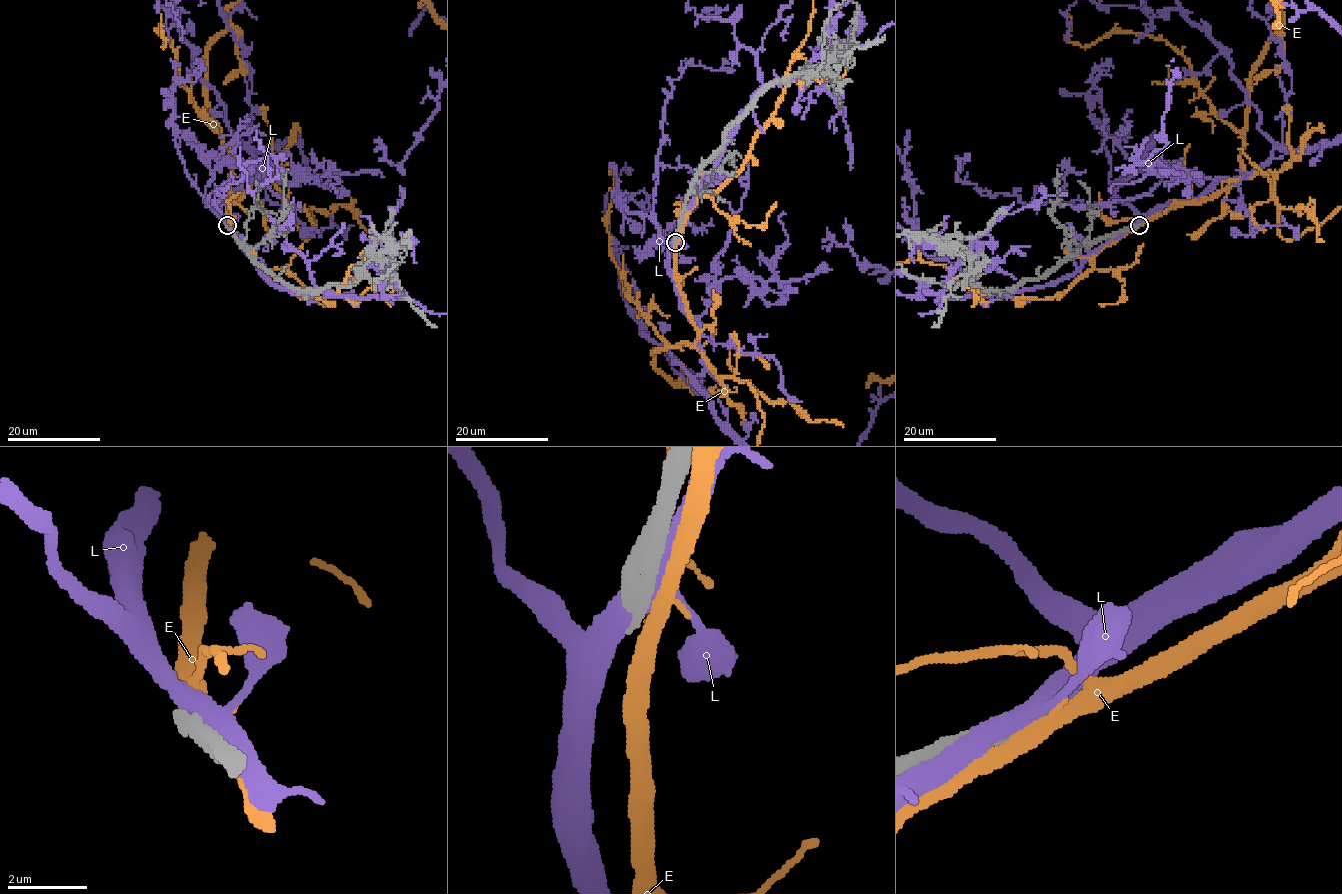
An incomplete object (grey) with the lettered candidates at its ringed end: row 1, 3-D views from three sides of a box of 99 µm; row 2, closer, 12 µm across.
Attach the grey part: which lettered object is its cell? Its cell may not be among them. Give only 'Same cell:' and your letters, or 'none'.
Same cell: none

